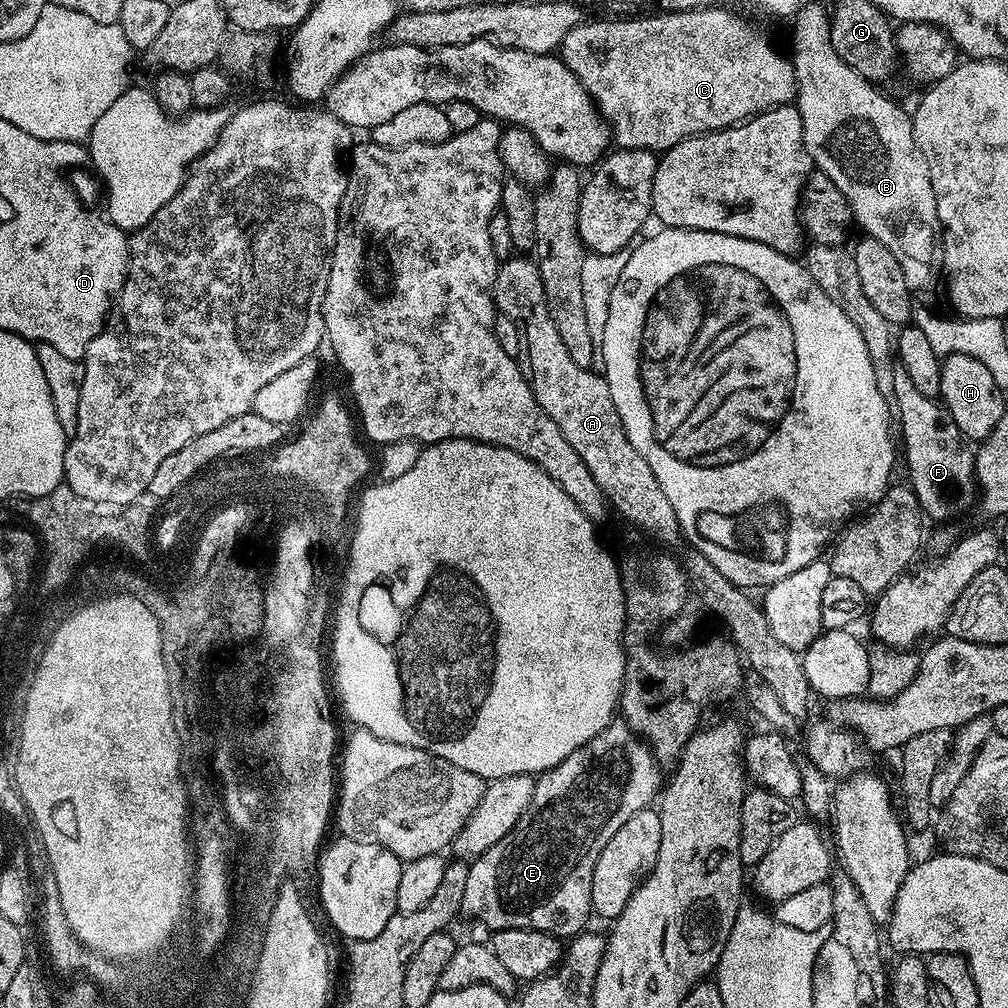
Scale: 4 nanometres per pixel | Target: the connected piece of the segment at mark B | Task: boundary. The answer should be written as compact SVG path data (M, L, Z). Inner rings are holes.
M805 2L796 11L792 24L792 69L796 71L796 95L794 103L802 114L804 149L813 165L848 200L853 221L864 227L863 231L882 246L890 246L890 254L898 258L906 286L913 294L928 292L941 287L944 272L944 231L940 228L938 206L934 198L934 186L930 186L930 166L918 150L918 142L912 133L912 118L903 112L888 96L879 92L871 80L864 80L834 50L830 42L830 12L820 4Z

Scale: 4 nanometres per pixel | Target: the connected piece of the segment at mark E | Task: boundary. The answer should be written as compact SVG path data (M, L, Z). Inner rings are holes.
M616 718L558 766L539 773L534 794L510 834L468 864L466 894L462 894L463 915L481 920L491 930L529 928L561 938L578 935L587 926L588 916L593 915L590 882L594 878L594 862L598 862L598 854L602 854L606 842L610 842L626 818L657 799L662 788L660 768L661 761L652 749L629 724Z

